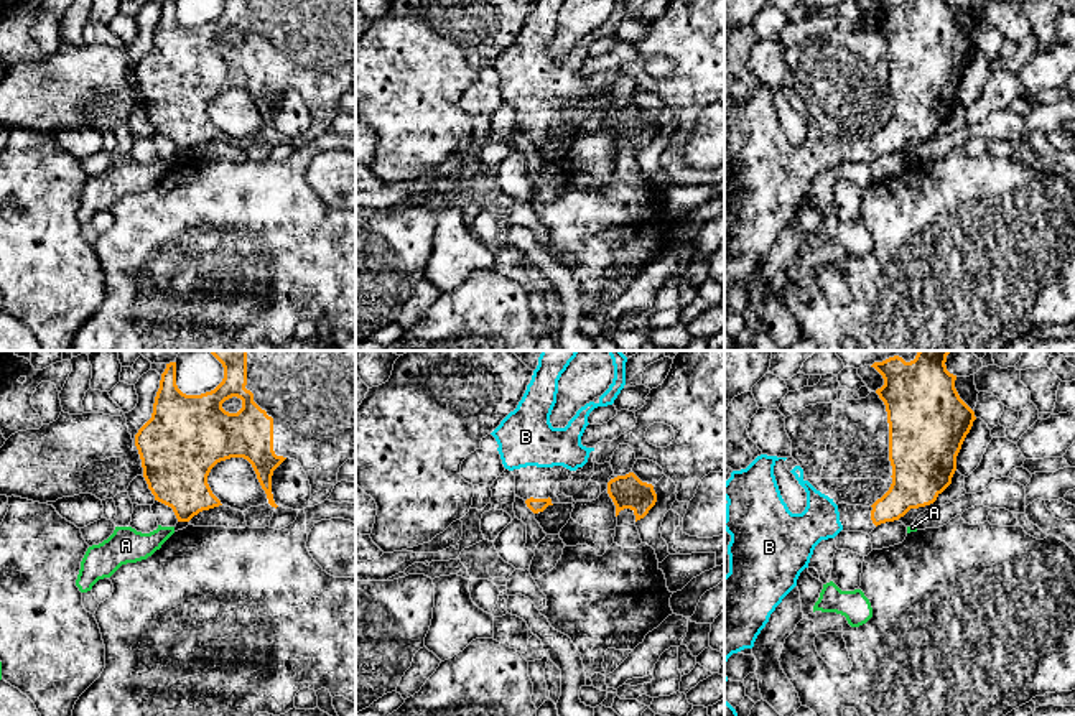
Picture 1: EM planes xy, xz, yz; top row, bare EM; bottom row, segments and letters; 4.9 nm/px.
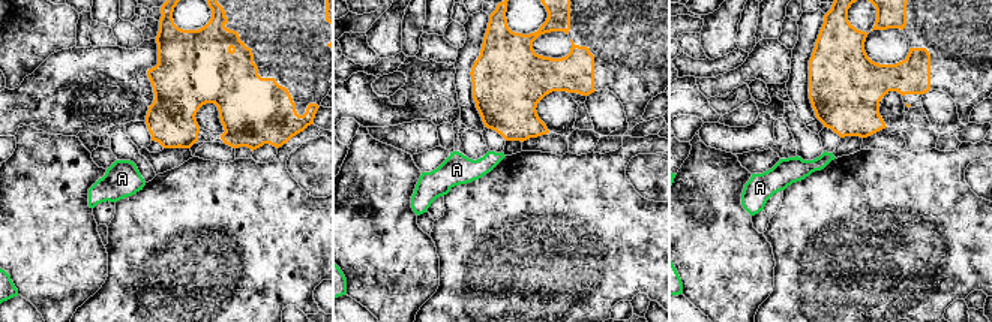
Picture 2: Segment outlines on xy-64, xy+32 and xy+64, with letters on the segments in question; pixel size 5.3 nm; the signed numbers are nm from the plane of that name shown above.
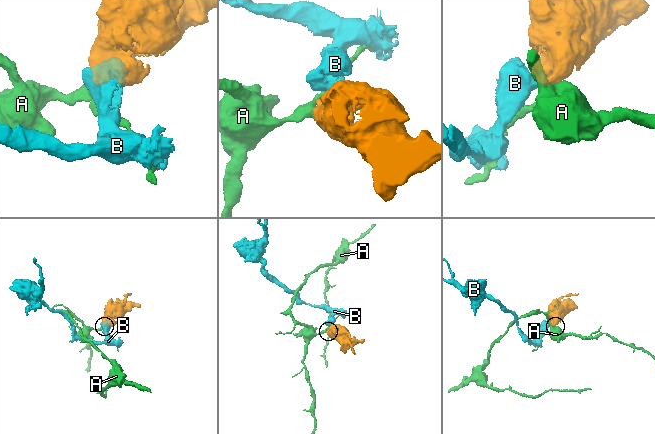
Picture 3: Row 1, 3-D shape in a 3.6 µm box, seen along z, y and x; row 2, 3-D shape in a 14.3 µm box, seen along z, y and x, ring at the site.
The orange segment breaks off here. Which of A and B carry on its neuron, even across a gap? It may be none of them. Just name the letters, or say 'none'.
B

